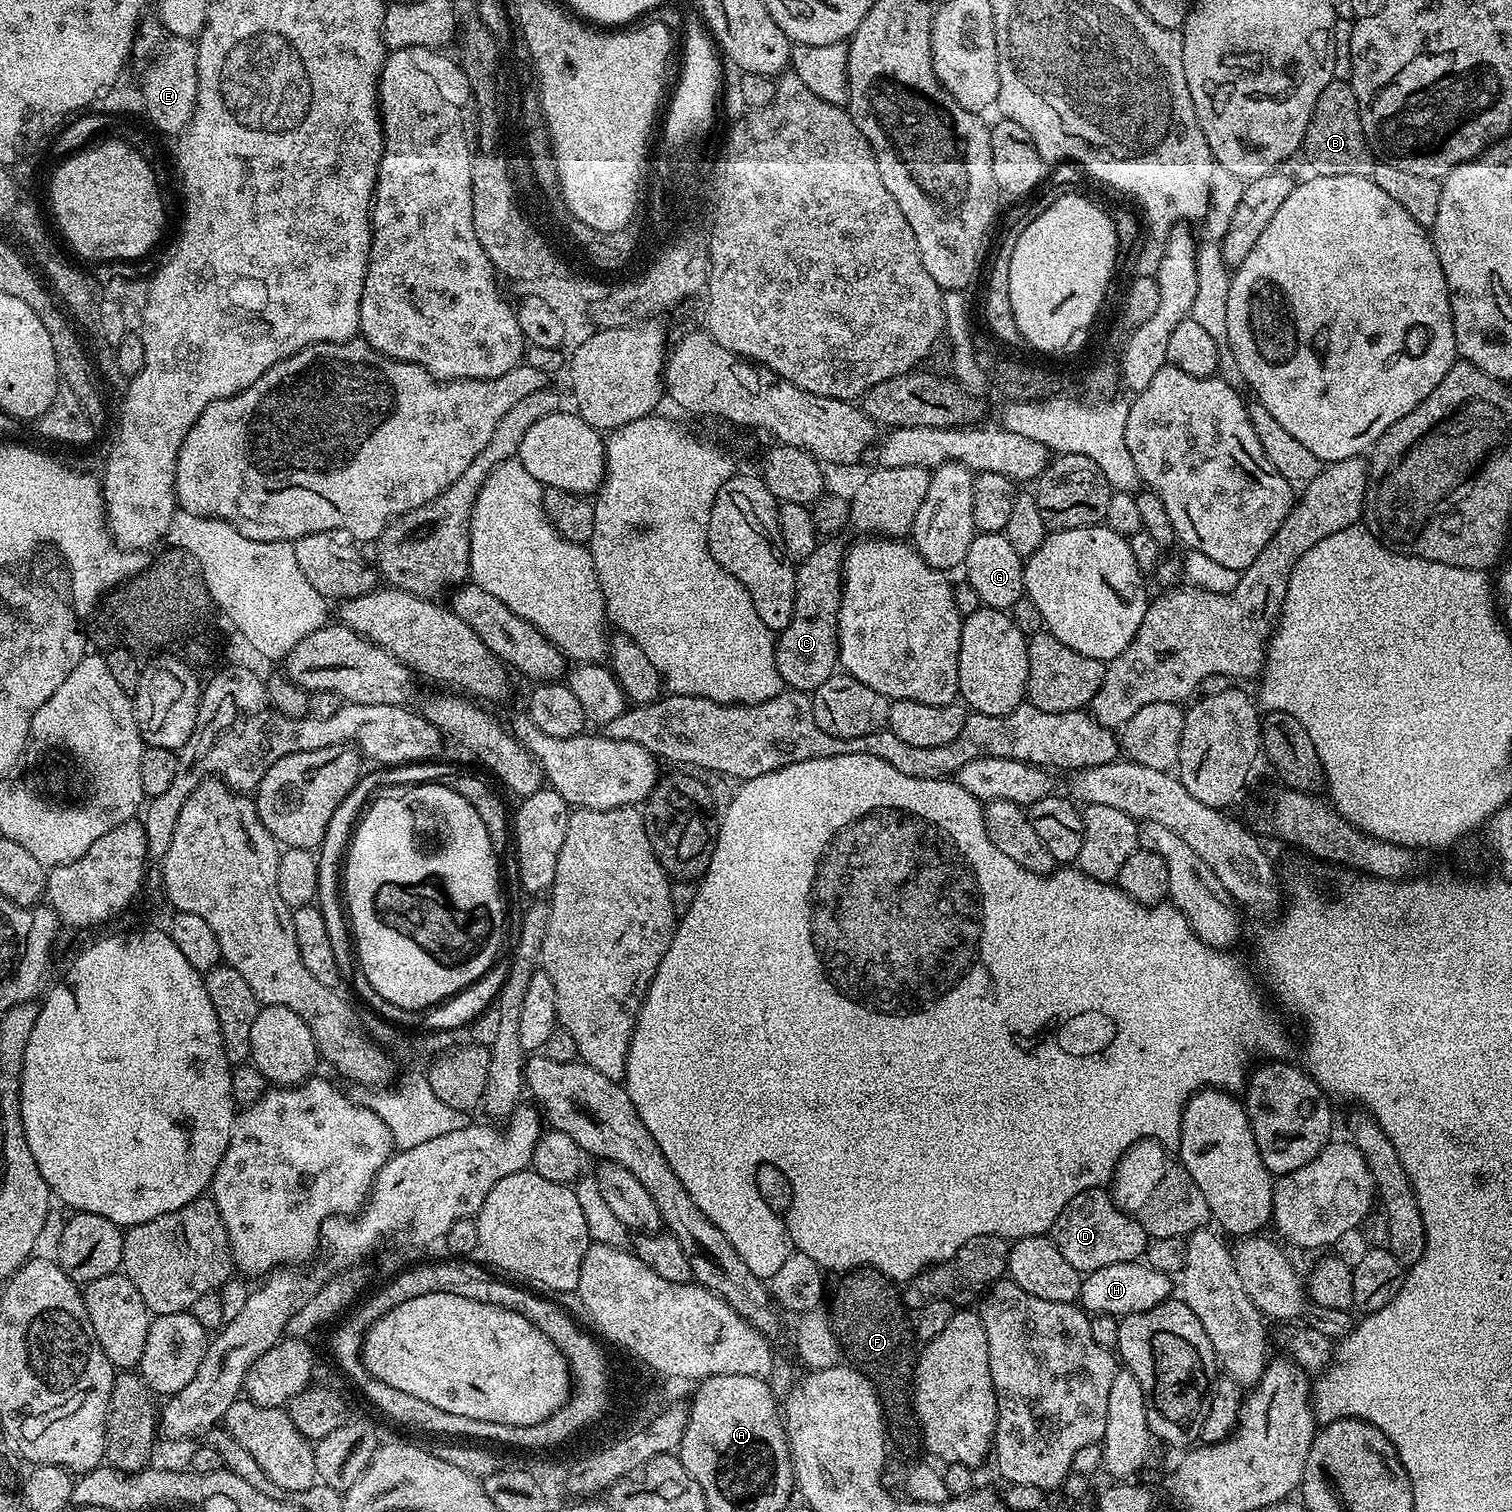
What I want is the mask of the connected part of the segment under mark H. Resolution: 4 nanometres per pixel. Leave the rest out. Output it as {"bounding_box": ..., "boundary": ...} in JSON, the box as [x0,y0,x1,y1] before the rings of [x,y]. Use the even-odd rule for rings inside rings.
{"bounding_box":[1079,1262,1174,1318],"boundary":[[[1118,1262],[1114,1266],[1102,1266],[1102,1270],[1087,1273],[1080,1282],[1079,1307],[1092,1316],[1123,1318],[1130,1314],[1142,1314],[1154,1310],[1174,1292],[1174,1280],[1162,1270],[1154,1270],[1146,1262]]]}

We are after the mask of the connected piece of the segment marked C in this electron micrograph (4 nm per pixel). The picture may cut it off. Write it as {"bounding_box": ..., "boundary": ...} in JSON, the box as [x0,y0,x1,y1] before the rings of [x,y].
{"bounding_box":[776,542,845,694],"boundary":[[[820,542],[814,554],[799,561],[796,568],[794,614],[790,626],[778,633],[776,642],[778,674],[789,689],[811,694],[837,671],[840,651],[836,631],[844,554],[845,549],[839,548],[836,542]]]}

